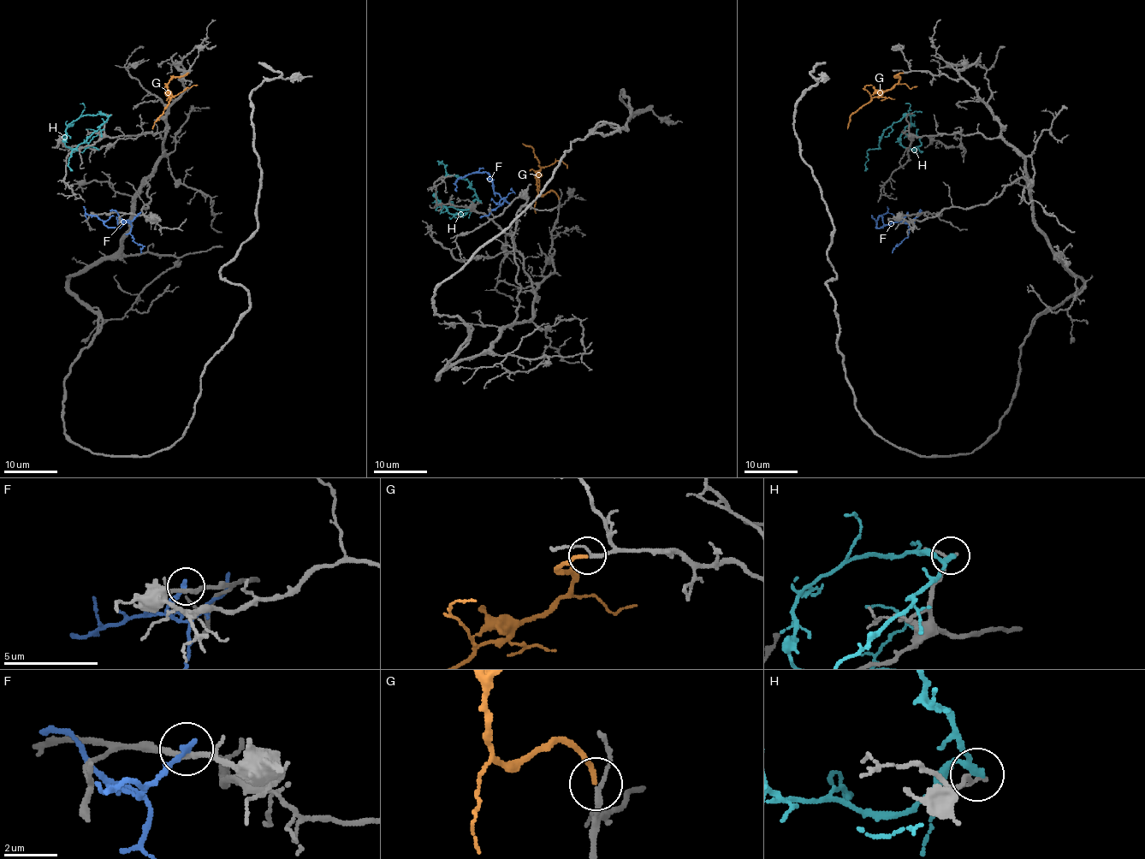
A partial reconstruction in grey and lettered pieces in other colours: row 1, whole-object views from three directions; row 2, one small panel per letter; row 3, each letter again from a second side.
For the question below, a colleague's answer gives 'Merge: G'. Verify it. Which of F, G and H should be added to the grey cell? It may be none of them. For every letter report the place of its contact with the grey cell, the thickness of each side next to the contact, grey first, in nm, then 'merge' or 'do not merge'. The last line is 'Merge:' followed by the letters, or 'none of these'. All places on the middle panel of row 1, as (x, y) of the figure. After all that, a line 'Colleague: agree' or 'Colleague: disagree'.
F: (509, 204) | 200/240 nm | do not merge
G: (559, 199) | 170/180 nm | merge
H: (479, 202) | 140/200 nm | do not merge
Merge: G
Colleague: agree

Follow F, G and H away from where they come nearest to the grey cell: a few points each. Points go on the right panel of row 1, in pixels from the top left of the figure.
F: (907, 213), (901, 222), (897, 220), (877, 227), (877, 219), (882, 215), (889, 213), (895, 219)
G: (904, 73), (895, 75), (898, 78), (897, 83), (865, 103), (851, 116), (847, 128)
H: (906, 115), (912, 115), (901, 135), (901, 145), (907, 148), (918, 147), (921, 142), (916, 130)

